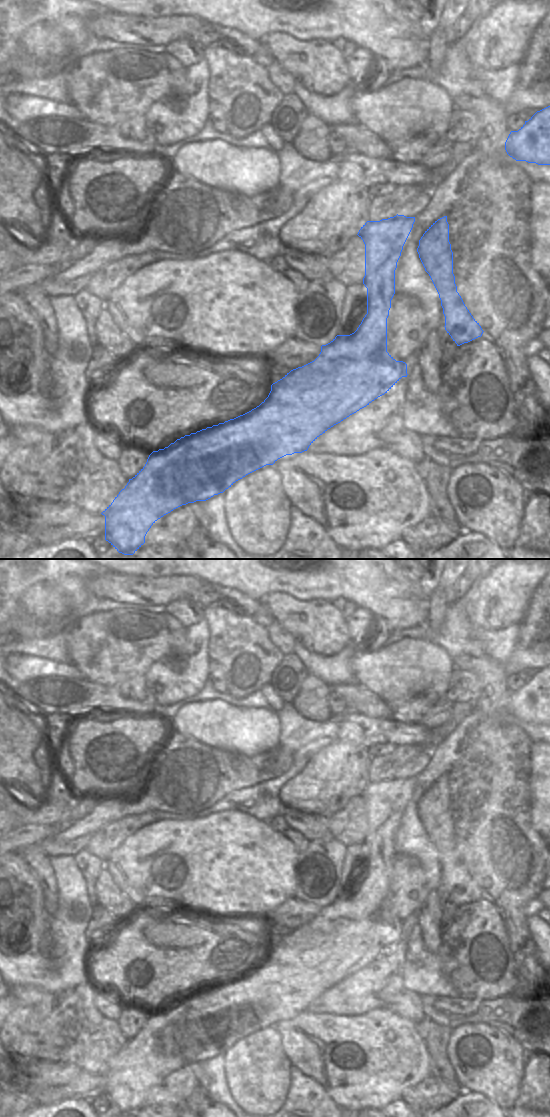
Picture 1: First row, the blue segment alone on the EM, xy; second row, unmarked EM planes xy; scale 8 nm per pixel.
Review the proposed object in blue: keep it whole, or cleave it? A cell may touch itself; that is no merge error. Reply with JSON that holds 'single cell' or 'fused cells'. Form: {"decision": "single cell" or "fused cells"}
{"decision": "single cell"}

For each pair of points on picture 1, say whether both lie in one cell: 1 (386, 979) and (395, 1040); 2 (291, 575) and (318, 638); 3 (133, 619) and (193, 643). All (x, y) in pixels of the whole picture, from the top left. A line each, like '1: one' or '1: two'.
1: two
2: two
3: two

